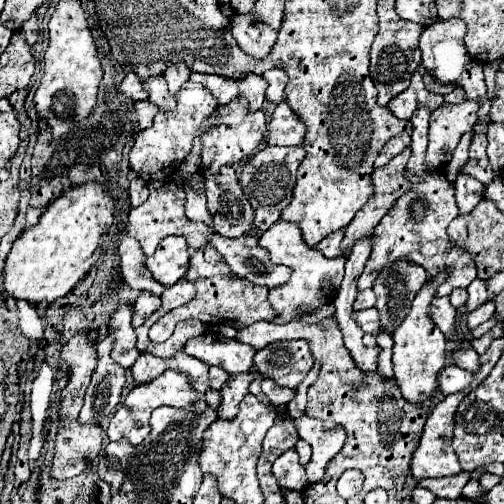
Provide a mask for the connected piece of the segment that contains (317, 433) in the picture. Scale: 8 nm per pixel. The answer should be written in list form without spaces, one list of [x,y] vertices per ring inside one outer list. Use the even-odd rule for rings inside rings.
[[[308,415],[296,419],[296,429],[300,439],[304,439],[312,447],[312,459],[306,465],[308,485],[322,481],[326,463],[342,449],[346,433],[340,425],[330,421],[320,421]]]

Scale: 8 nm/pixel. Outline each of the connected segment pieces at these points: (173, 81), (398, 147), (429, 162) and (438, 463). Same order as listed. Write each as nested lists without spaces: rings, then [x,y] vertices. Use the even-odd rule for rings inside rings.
[[[172,65],[164,71],[164,79],[166,79],[168,91],[172,95],[176,95],[178,89],[182,87],[182,83],[186,83],[190,79],[190,69],[186,65]]]
[[[408,133],[392,137],[392,141],[388,141],[388,145],[384,145],[384,149],[380,151],[380,157],[376,159],[376,167],[388,165],[388,161],[392,157],[396,157],[398,153],[402,153],[406,147],[410,147],[410,135]]]
[[[462,101],[456,105],[444,103],[432,113],[429,123],[429,142],[426,149],[426,167],[430,171],[442,169],[450,159],[460,137],[476,123],[476,101]]]
[[[466,391],[462,393],[456,393],[456,395],[448,395],[444,397],[438,405],[432,407],[430,411],[430,417],[426,421],[426,427],[424,427],[424,433],[422,433],[422,439],[420,439],[420,445],[418,449],[414,451],[414,457],[412,457],[412,475],[416,481],[424,479],[424,477],[448,477],[448,475],[458,475],[462,469],[460,469],[460,463],[458,463],[458,455],[454,453],[452,449],[452,417],[456,413],[456,405],[460,403],[460,397],[464,397]]]

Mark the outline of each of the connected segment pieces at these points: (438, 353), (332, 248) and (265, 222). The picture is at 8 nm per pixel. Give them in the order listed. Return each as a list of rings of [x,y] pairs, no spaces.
[[[440,271],[436,277],[432,277],[430,281],[426,281],[420,289],[420,293],[416,295],[416,299],[412,301],[410,313],[404,317],[404,321],[396,327],[394,331],[394,377],[400,385],[402,395],[412,401],[412,403],[422,403],[426,399],[432,399],[438,391],[438,373],[442,371],[442,367],[446,365],[446,337],[442,335],[442,331],[432,323],[430,317],[430,305],[432,299],[436,297],[436,289],[446,281],[448,271]]]
[[[344,229],[328,235],[324,241],[320,241],[320,245],[316,247],[318,251],[322,251],[326,257],[338,257],[338,255],[348,255],[348,249],[342,249],[342,239],[344,239]]]
[[[268,145],[262,151],[258,151],[242,169],[240,185],[246,193],[252,209],[254,209],[254,229],[262,235],[266,229],[270,229],[278,219],[282,209],[290,203],[292,191],[296,185],[296,169],[300,161],[304,159],[306,151],[302,145],[298,147],[280,147],[280,145]]]

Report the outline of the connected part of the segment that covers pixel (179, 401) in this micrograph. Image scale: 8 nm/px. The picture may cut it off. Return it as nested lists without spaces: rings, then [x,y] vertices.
[[[168,371],[162,373],[160,377],[156,377],[156,381],[148,383],[148,385],[138,385],[134,387],[122,401],[122,405],[118,407],[118,411],[114,413],[114,417],[110,419],[108,425],[108,439],[110,441],[118,441],[122,437],[126,437],[132,445],[140,445],[140,441],[144,441],[144,437],[150,433],[150,413],[160,407],[160,405],[172,405],[172,407],[184,407],[184,409],[192,409],[196,413],[202,413],[206,409],[206,401],[202,393],[196,393],[188,381],[188,375],[180,373],[180,371]]]

